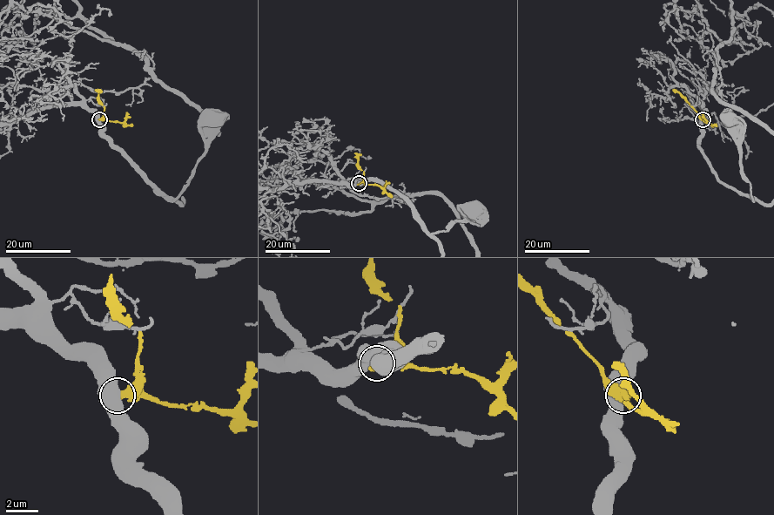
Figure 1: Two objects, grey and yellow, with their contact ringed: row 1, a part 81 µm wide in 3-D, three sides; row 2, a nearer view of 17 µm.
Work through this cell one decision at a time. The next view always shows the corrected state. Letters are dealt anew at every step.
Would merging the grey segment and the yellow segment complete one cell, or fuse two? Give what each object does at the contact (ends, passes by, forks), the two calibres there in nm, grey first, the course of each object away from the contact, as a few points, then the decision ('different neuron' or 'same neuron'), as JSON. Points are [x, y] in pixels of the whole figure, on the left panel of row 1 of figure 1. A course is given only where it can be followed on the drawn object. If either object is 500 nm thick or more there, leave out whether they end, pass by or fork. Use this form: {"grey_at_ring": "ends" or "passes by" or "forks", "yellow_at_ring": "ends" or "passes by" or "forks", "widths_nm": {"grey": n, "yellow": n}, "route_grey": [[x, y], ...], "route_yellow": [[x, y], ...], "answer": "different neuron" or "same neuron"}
{"widths_nm": {"grey": 800, "yellow": 480}, "route_grey": [[99, 118], [100, 130], [136, 171], [171, 201], [194, 172], [198, 160], [205, 152], [204, 127], [212, 118]], "route_yellow": [[99, 119], [104, 115], [104, 106], [95, 89]], "answer": "different neuron"}

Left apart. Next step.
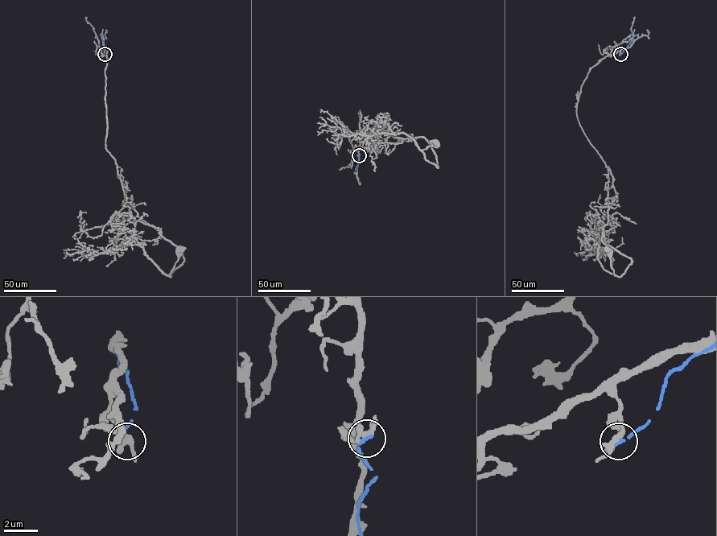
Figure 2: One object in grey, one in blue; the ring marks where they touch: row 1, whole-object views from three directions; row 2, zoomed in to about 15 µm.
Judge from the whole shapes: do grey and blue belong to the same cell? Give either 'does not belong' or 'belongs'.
does not belong

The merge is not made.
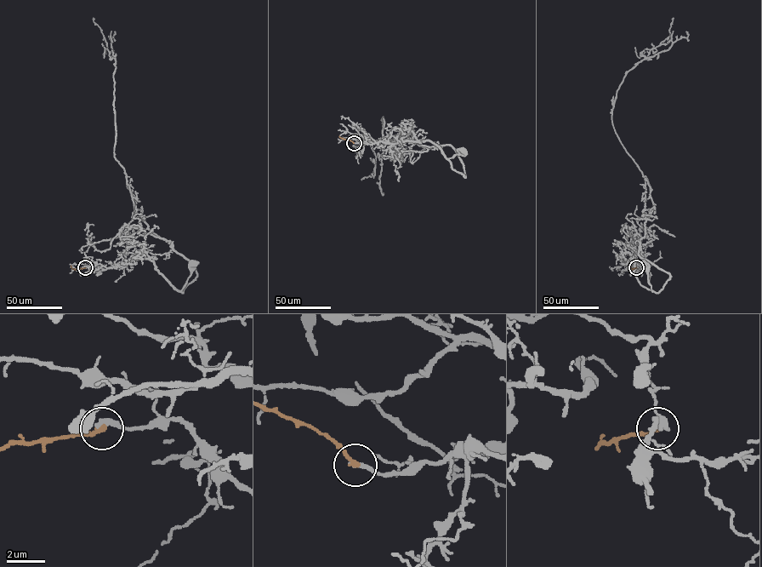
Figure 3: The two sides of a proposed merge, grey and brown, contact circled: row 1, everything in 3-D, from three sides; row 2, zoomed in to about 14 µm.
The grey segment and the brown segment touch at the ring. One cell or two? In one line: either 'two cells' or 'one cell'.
one cell

